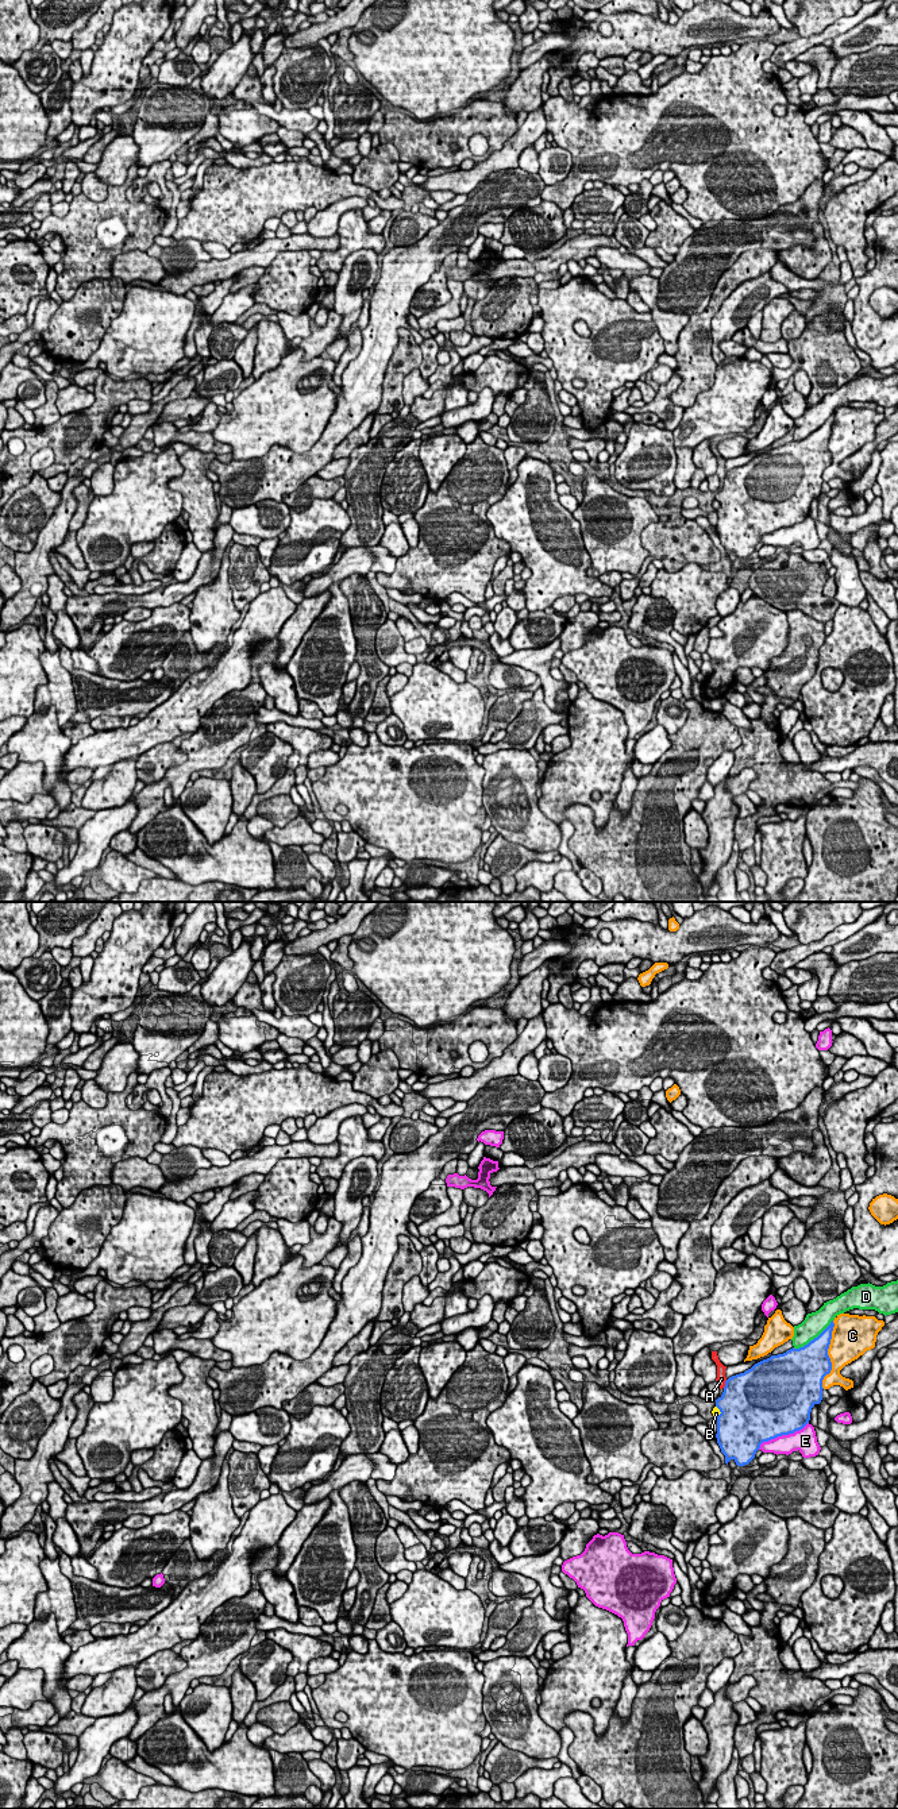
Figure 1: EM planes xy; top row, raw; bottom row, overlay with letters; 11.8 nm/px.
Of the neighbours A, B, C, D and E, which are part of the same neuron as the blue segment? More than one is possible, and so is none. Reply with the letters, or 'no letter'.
no letter

